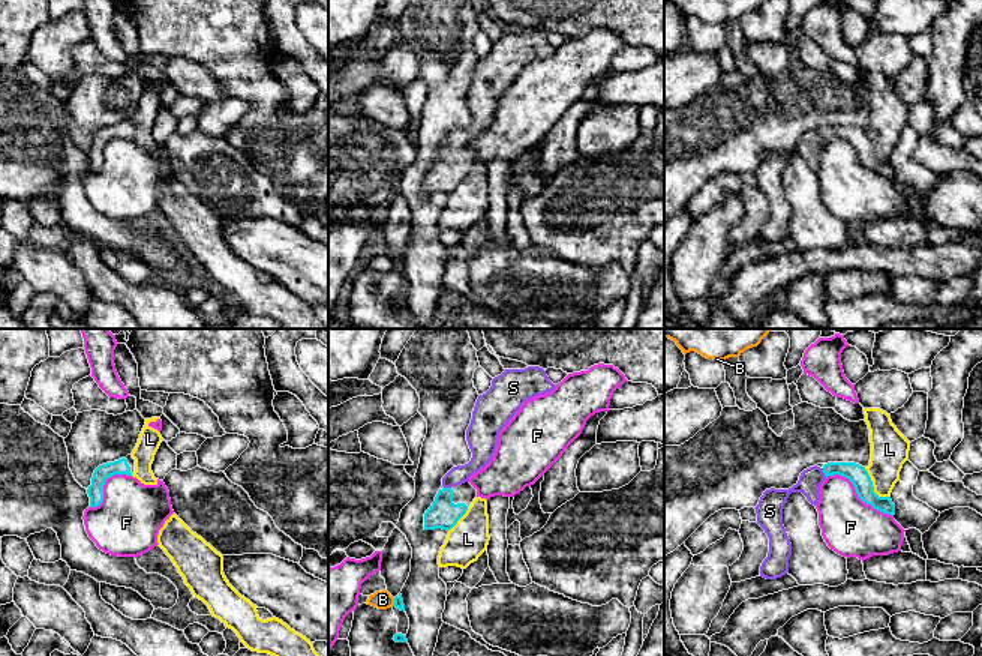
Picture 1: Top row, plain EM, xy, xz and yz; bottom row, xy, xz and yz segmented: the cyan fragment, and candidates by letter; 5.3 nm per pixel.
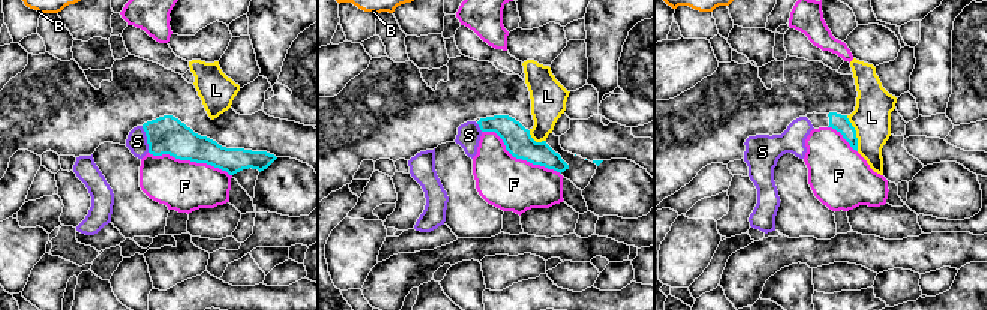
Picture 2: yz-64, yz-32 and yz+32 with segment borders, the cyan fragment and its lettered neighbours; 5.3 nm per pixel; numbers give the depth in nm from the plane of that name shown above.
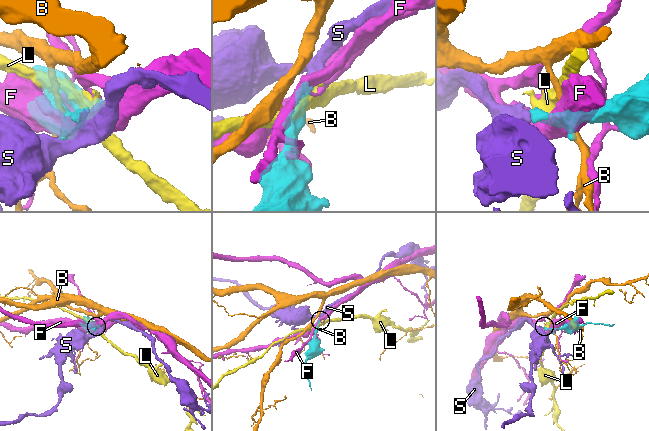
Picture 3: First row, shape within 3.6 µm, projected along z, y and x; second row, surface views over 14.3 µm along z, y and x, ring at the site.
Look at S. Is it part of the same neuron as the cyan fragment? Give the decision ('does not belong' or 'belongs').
belongs

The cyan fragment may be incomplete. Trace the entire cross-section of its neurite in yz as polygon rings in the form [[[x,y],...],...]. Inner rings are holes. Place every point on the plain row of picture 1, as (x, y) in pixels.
[[[828,126],[822,132],[814,129],[804,134],[796,149],[789,153],[766,153],[754,171],[757,188],[769,201],[769,216],[760,230],[760,240],[766,243],[781,242],[789,236],[792,207],[783,189],[783,173],[792,156],[802,156],[811,168],[820,164],[820,149],[828,140],[840,138],[849,143],[858,161],[874,173],[895,179],[895,168],[891,161],[879,161],[874,156],[873,144],[865,131],[855,126]]]

